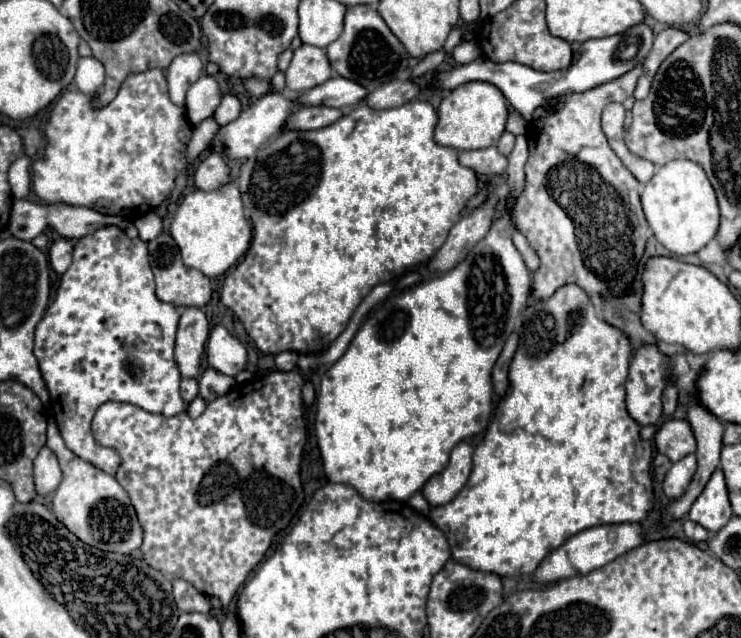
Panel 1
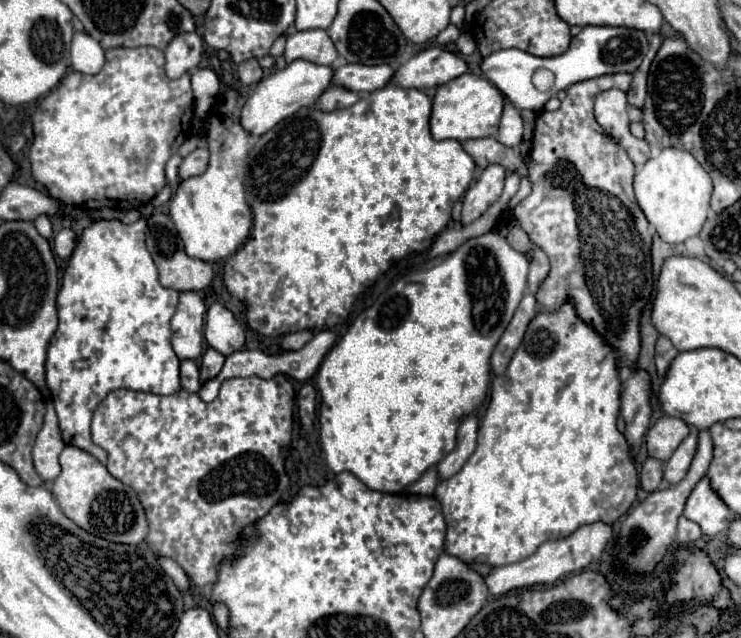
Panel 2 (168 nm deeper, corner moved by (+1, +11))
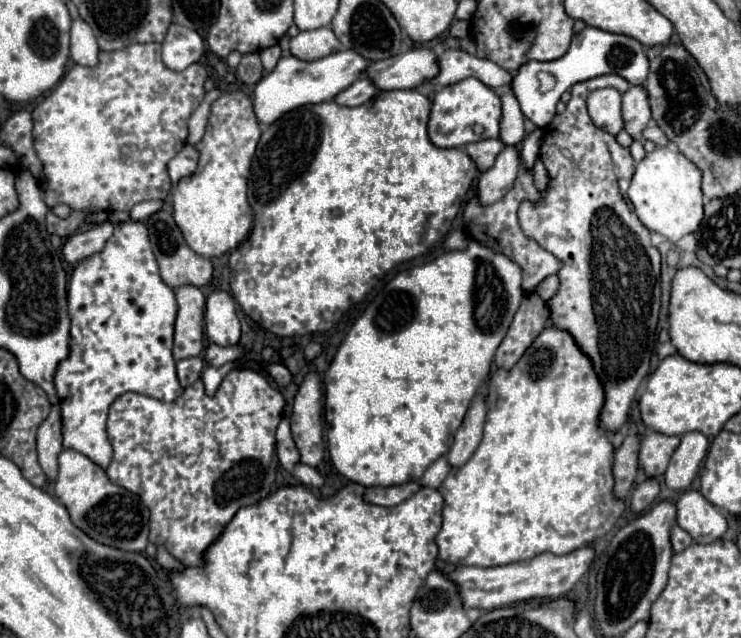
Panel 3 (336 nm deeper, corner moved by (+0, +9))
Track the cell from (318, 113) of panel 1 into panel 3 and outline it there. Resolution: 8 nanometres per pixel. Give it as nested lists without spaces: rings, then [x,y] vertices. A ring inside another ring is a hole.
[[[360,77],[356,79],[348,89],[344,89],[342,93],[338,93],[334,97],[334,101],[338,105],[346,105],[346,107],[356,107],[356,105],[364,105],[366,101],[370,101],[376,95],[376,87],[370,83],[370,79]]]

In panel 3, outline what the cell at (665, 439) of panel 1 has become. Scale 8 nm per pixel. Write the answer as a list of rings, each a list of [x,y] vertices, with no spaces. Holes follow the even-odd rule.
[[[650,433],[642,439],[640,445],[640,467],[650,475],[650,477],[662,477],[672,453],[676,451],[680,443],[678,435],[662,435],[662,433]]]

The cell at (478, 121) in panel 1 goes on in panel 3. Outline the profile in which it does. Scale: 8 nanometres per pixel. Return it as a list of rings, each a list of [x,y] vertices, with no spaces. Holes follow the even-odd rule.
[[[470,77],[436,93],[428,121],[428,135],[436,147],[464,147],[478,139],[498,137],[500,97],[482,81]]]

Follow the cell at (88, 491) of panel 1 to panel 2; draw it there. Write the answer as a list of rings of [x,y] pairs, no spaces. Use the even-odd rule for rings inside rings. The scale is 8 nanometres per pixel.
[[[67,445],[59,455],[61,475],[55,479],[53,495],[61,507],[61,511],[75,521],[87,533],[93,533],[101,539],[139,545],[147,533],[147,519],[143,507],[133,489],[125,489],[121,481],[117,481],[93,455],[73,445]]]

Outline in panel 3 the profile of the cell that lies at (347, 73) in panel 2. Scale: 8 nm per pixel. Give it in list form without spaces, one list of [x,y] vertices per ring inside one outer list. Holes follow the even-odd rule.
[[[414,49],[378,63],[370,63],[364,75],[378,89],[414,89],[438,73],[436,55],[428,49]]]

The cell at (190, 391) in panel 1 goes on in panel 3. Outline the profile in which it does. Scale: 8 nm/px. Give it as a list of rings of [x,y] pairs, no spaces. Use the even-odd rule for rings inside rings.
[[[194,357],[194,359],[180,359],[176,361],[176,371],[178,371],[178,381],[182,387],[190,387],[192,383],[196,383],[202,375],[204,369],[204,361],[202,357]]]

